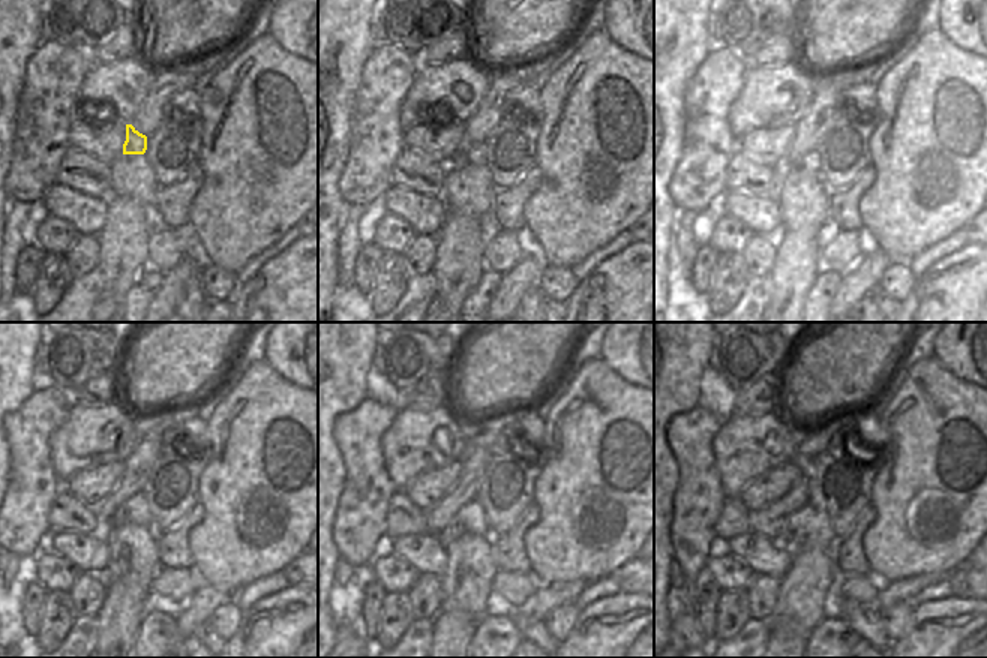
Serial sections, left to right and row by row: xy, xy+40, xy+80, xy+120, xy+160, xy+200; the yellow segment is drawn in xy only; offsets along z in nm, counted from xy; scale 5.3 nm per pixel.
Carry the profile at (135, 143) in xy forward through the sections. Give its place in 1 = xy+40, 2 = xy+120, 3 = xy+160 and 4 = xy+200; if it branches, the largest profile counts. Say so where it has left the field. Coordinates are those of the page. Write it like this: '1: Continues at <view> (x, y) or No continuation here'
1: Continues at xy+40 (471, 152)
2: Continues at xy+120 (135, 510)
3: Continues at xy+160 (470, 519)
4: Continues at xy+200 (807, 529).

